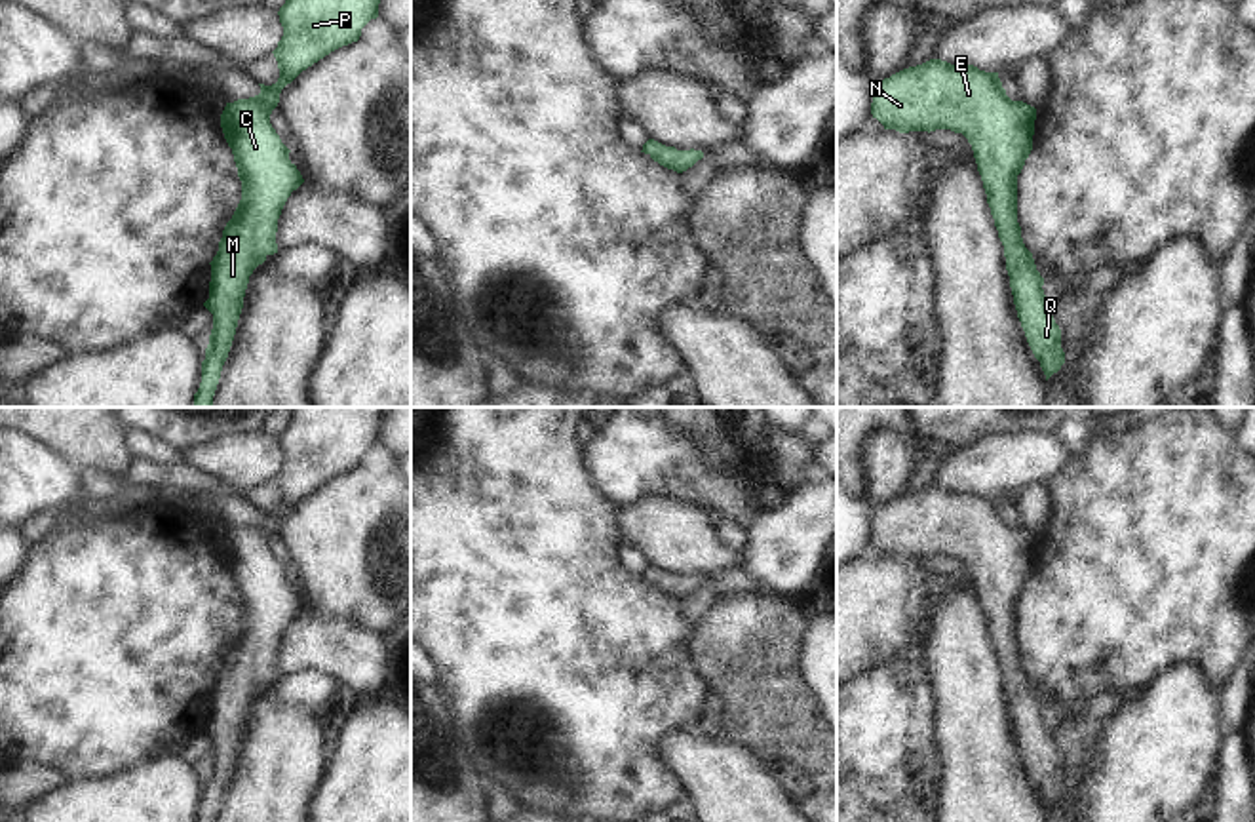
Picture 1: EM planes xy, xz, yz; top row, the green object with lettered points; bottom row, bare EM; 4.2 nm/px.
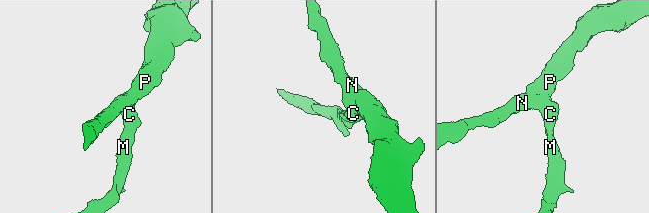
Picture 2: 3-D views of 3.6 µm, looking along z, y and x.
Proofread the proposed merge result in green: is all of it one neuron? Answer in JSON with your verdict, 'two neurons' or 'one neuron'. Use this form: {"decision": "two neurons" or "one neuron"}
{"decision": "one neuron"}

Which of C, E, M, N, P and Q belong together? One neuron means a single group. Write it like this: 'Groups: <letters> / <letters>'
Groups: C E M N P Q

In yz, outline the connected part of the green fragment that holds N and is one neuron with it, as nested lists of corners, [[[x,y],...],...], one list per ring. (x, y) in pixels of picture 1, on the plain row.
[[[930,485],[875,506],[871,540],[884,556],[899,559],[951,556],[972,571],[1004,672],[1017,744],[1048,807],[1065,790],[1061,755],[1017,649],[1017,601],[1033,577],[1036,535],[1012,527],[998,499]]]

